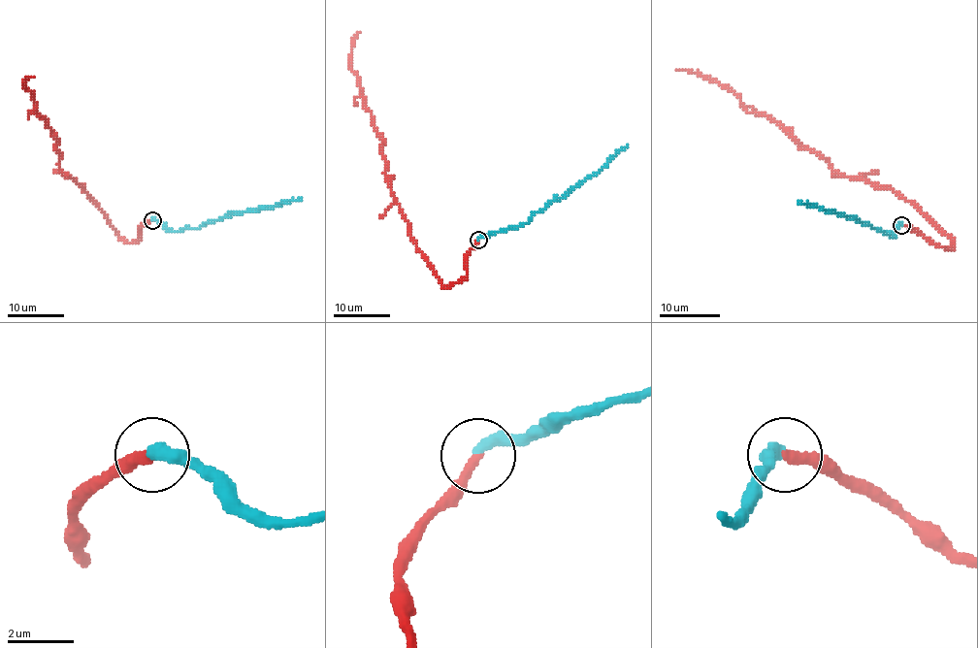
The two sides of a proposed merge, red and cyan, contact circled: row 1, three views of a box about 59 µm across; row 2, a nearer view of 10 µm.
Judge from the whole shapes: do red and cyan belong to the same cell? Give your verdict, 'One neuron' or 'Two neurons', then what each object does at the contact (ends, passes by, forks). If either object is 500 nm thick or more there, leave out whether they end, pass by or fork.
One neuron. At the ring red ends. At the ring cyan ends

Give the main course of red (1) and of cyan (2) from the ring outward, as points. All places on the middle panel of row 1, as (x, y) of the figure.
1: (478, 240), (468, 255), (466, 275), (445, 287), (417, 249), (386, 177), (381, 135), (350, 68), (359, 31)
2: (478, 240), (522, 225), (537, 211), (542, 211), (599, 172), (628, 145)

